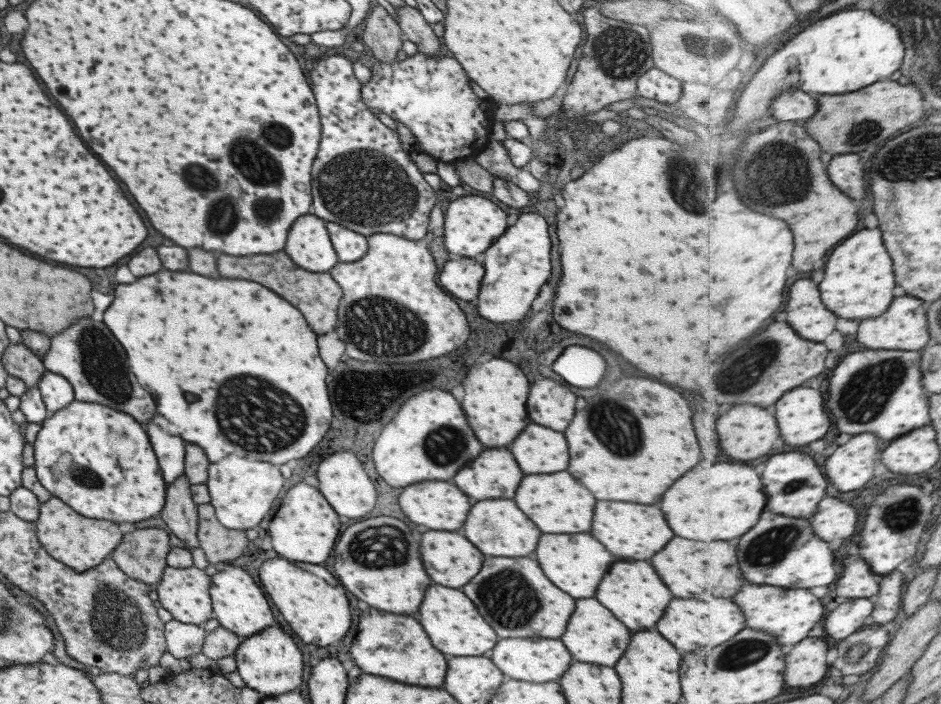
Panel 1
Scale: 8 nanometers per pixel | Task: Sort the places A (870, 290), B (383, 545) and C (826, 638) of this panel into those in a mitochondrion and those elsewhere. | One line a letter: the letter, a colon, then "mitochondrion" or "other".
A: other
B: mitochondrion
C: other

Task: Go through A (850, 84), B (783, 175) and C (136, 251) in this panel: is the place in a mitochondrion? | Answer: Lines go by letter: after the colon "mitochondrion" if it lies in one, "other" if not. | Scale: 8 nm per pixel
A: other
B: mitochondrion
C: other

